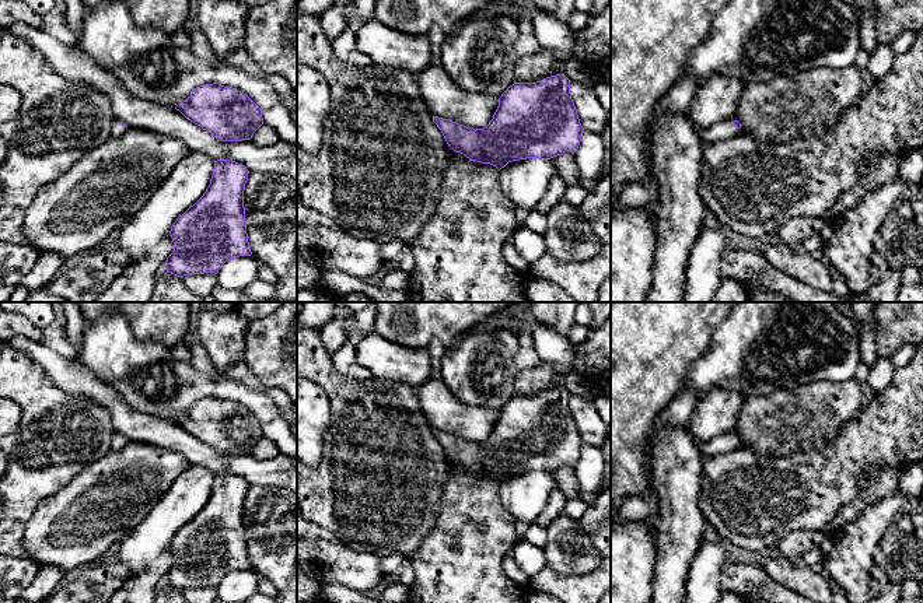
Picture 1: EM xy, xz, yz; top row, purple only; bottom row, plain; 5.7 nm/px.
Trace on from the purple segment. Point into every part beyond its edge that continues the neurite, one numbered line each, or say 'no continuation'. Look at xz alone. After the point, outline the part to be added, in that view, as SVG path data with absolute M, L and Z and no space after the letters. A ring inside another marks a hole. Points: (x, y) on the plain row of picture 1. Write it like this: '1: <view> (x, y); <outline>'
no continuation

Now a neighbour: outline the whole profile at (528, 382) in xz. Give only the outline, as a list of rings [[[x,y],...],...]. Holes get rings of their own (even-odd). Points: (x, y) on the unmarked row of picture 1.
[[[542,362],[538,368],[517,371],[514,393],[515,396],[536,396],[556,389],[567,374],[564,369],[548,362]]]

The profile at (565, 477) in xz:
[[[564,464],[560,469],[550,471],[549,474],[553,477],[556,488],[564,494],[567,501],[578,497],[581,483],[576,476],[574,467]]]

